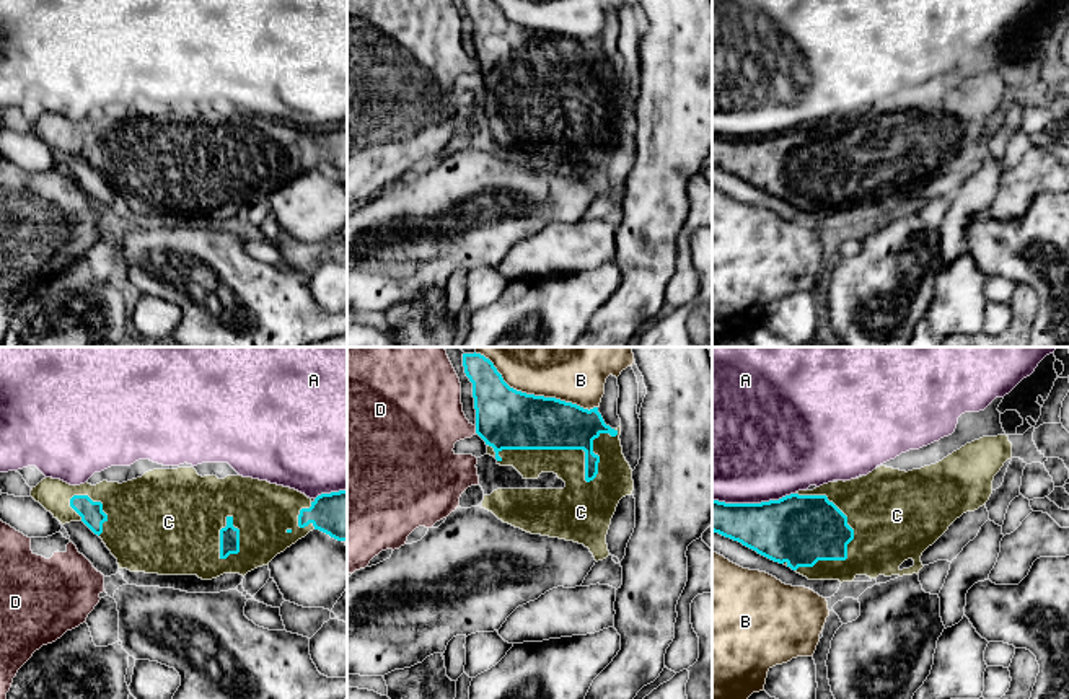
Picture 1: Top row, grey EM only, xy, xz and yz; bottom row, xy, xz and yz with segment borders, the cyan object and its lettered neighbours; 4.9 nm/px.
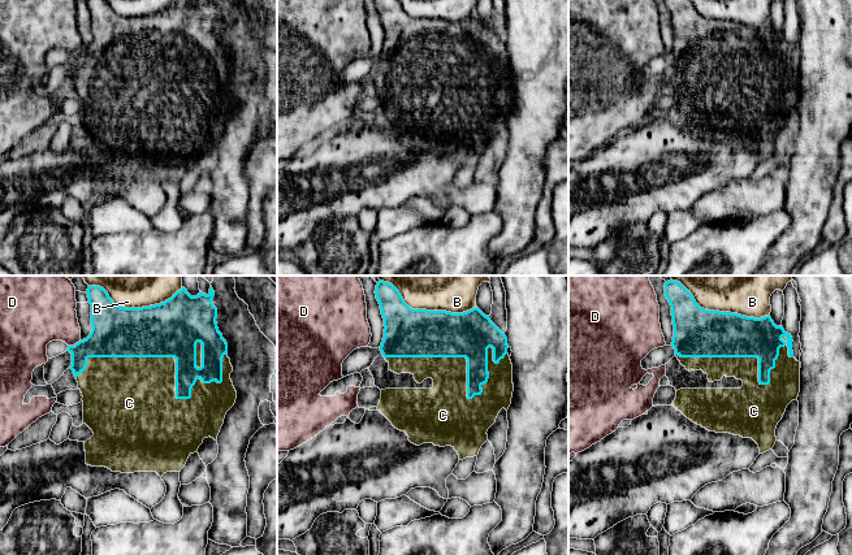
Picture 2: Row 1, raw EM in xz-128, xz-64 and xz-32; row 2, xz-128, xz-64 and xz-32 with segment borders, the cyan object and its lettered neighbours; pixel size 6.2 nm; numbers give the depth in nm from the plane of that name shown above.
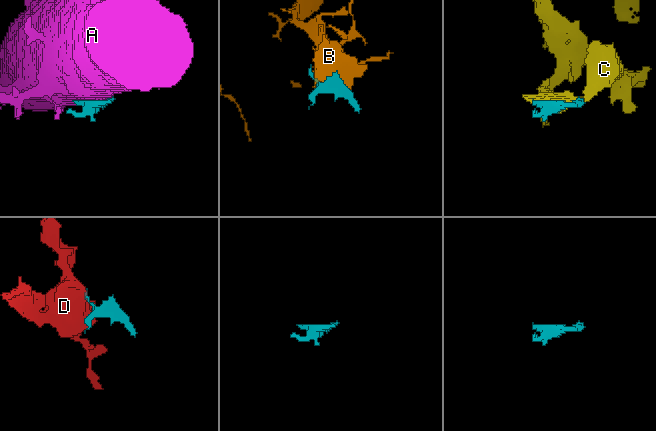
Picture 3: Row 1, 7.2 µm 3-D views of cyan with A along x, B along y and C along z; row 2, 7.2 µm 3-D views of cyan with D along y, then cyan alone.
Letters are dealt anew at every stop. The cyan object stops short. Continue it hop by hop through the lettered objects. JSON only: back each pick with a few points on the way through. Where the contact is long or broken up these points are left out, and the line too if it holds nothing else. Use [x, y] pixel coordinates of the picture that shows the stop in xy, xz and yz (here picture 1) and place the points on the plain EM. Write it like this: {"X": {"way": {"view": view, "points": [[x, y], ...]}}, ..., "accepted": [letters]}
{"accepted": ["C"]}

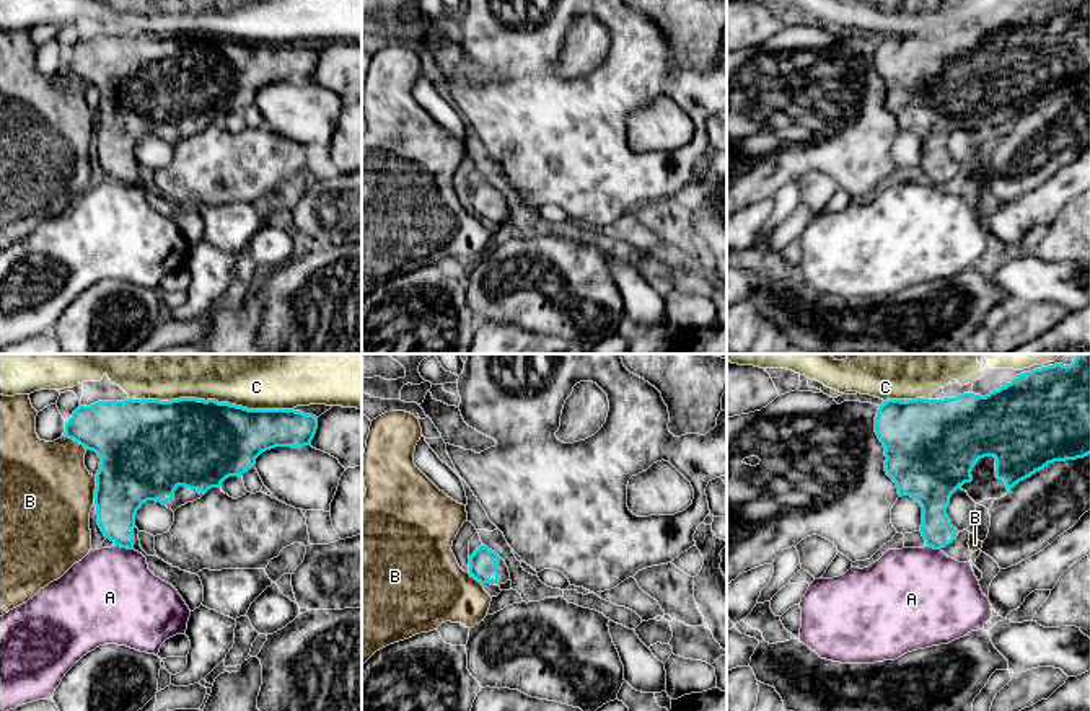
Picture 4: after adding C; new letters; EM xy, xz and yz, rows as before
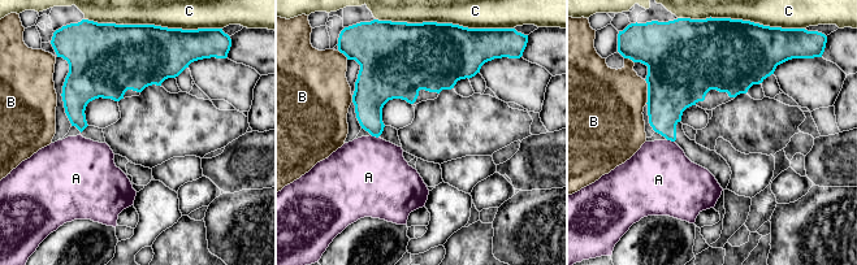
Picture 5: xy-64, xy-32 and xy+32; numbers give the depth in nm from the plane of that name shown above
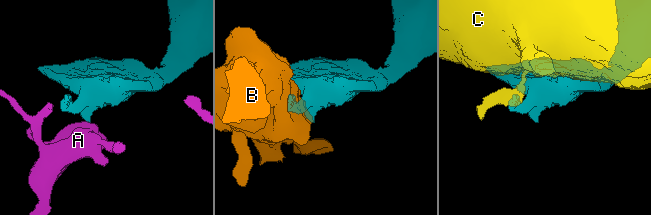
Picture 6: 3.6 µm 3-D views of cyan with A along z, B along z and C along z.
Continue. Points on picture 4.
{"accepted": []}

